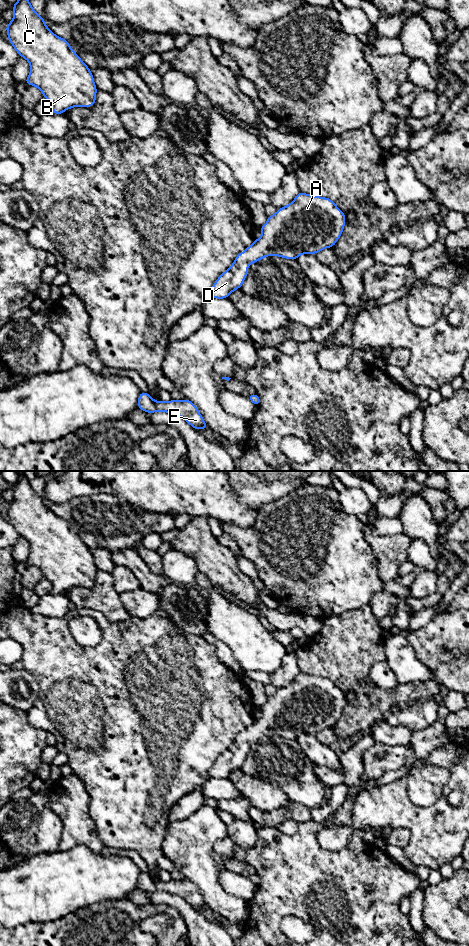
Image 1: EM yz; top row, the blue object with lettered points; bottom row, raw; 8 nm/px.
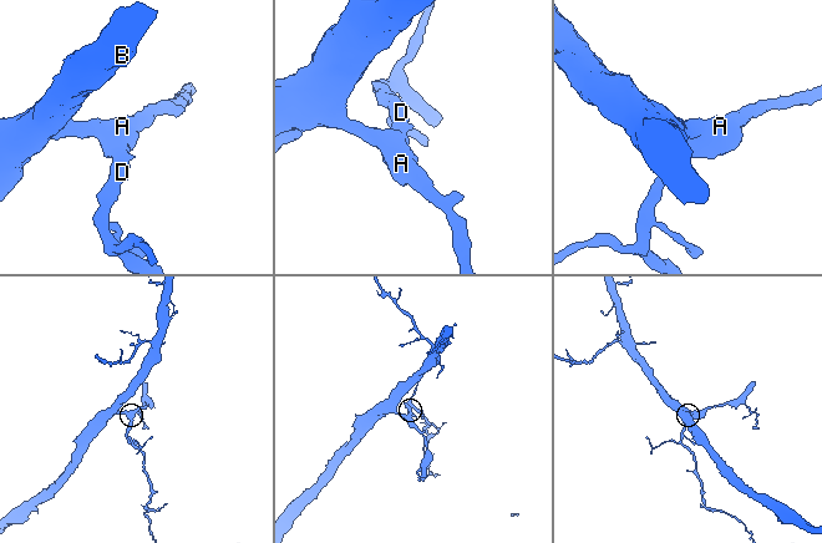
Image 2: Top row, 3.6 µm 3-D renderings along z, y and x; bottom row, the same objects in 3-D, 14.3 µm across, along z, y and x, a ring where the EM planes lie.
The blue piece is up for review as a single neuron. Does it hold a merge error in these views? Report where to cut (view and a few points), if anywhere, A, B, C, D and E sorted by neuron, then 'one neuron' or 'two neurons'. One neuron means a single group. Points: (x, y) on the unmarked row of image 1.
no cut; A B C D E; one neuron

